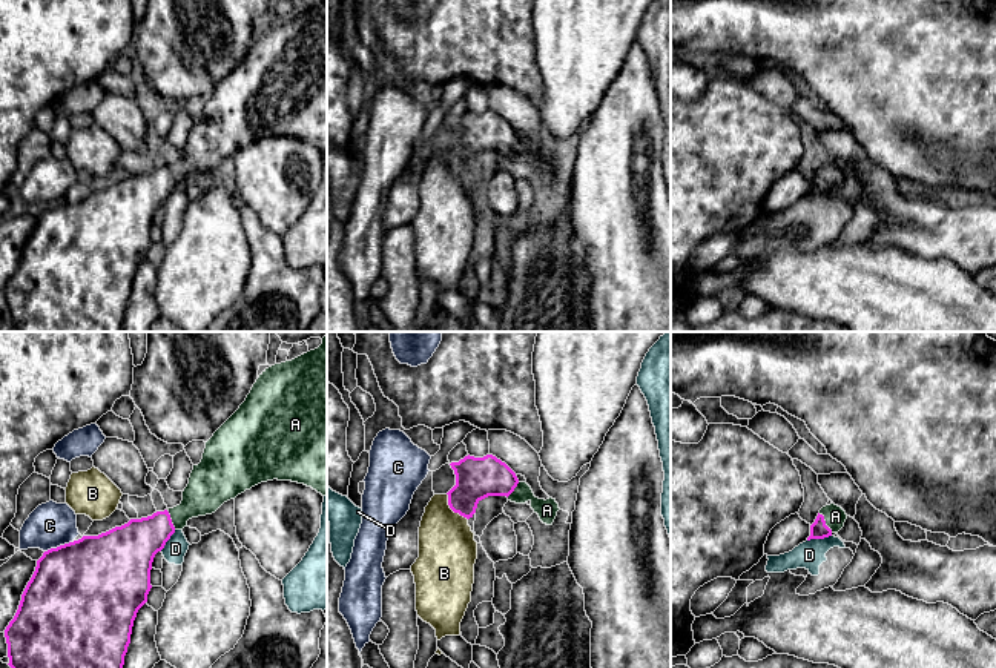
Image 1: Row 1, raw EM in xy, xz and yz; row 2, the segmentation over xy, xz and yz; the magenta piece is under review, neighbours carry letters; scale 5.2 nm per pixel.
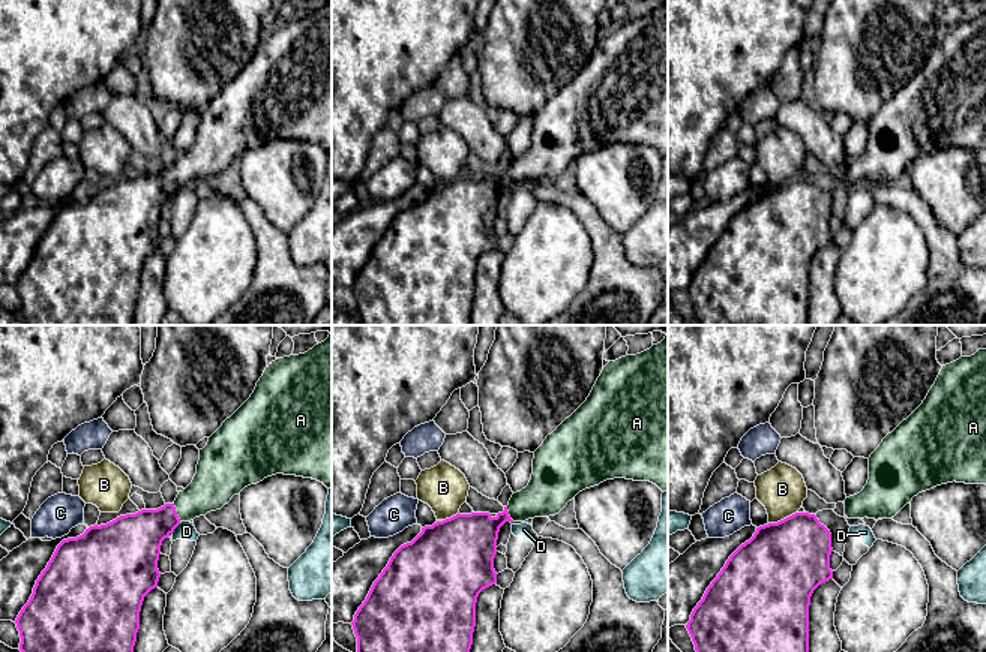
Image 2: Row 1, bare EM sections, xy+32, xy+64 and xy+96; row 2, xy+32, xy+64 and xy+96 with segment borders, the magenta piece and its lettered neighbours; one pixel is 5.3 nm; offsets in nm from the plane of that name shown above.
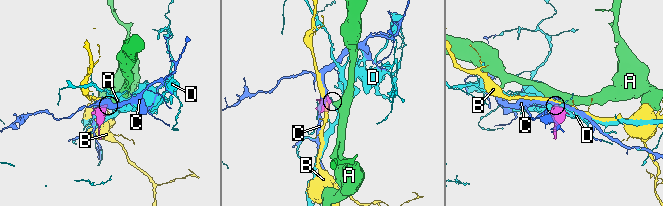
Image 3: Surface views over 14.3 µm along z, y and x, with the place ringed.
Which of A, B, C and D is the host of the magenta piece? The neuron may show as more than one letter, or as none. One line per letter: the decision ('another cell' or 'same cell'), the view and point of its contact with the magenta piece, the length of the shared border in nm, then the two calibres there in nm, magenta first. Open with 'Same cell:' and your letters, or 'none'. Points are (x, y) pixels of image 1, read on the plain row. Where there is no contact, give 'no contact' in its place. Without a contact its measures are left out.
Same cell: A
A: same cell | yz (824, 178) | 130 nm | 100/110 nm
B: another cell | xz (451, 165) | 180 nm | 220/300 nm
C: another cell | xy (57, 203) | 160 nm | 500/240 nm
D: another cell | yz (818, 194) | 130 nm | 100/150 nm

